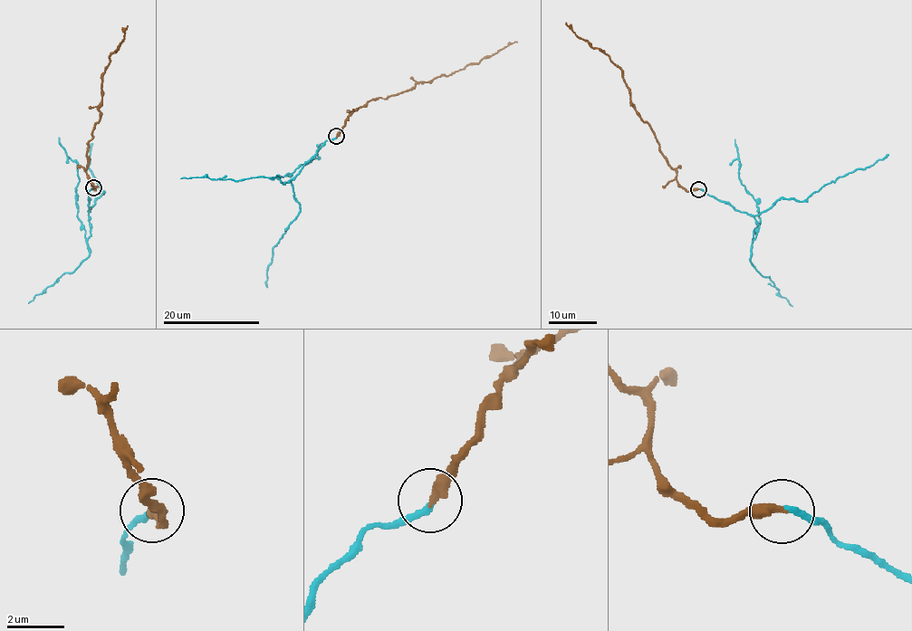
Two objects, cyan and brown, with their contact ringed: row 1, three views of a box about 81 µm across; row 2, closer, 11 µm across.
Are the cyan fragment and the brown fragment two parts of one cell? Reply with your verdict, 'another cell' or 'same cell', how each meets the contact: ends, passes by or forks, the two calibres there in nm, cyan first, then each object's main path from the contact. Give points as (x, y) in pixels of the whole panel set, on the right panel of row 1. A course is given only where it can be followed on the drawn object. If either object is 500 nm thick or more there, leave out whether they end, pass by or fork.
another cell; cyan ends there; brown ends there; 200 nm thick on the cyan side, 400 nm on the other; cyan runs (698, 189), (755, 215), (777, 200), (801, 202), (888, 154); brown runs (698, 189), (684, 189), (676, 180), (676, 170), (667, 163), (654, 131), (634, 109), (620, 68), (565, 23)

